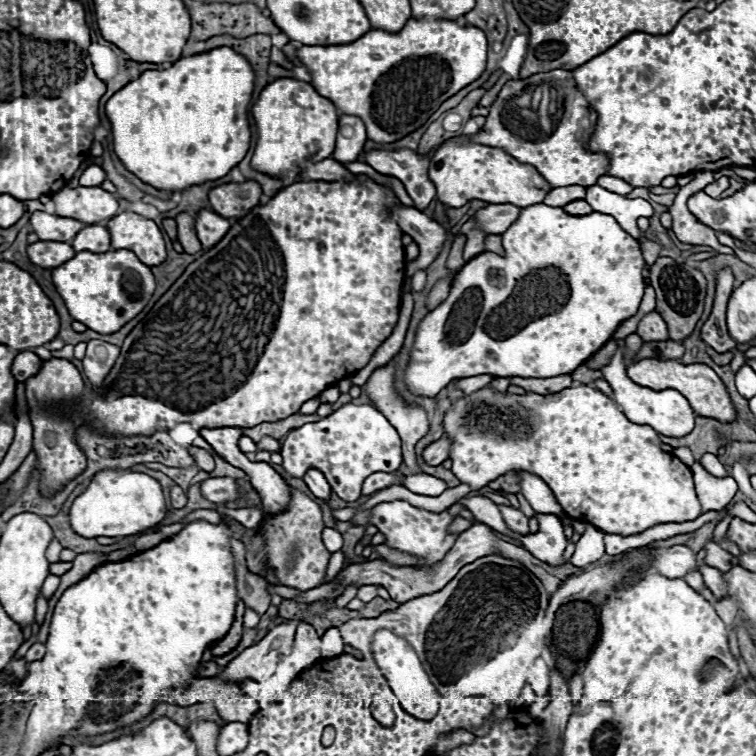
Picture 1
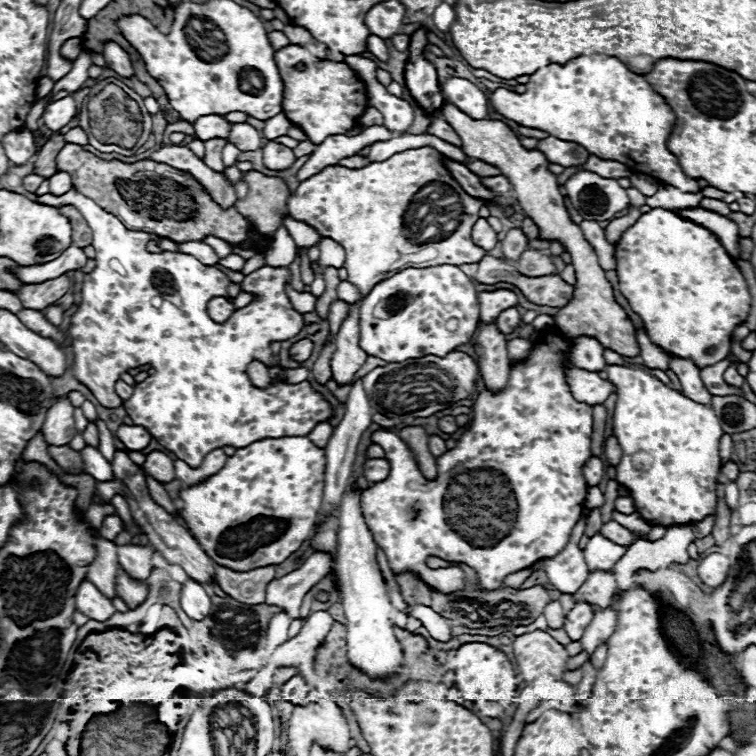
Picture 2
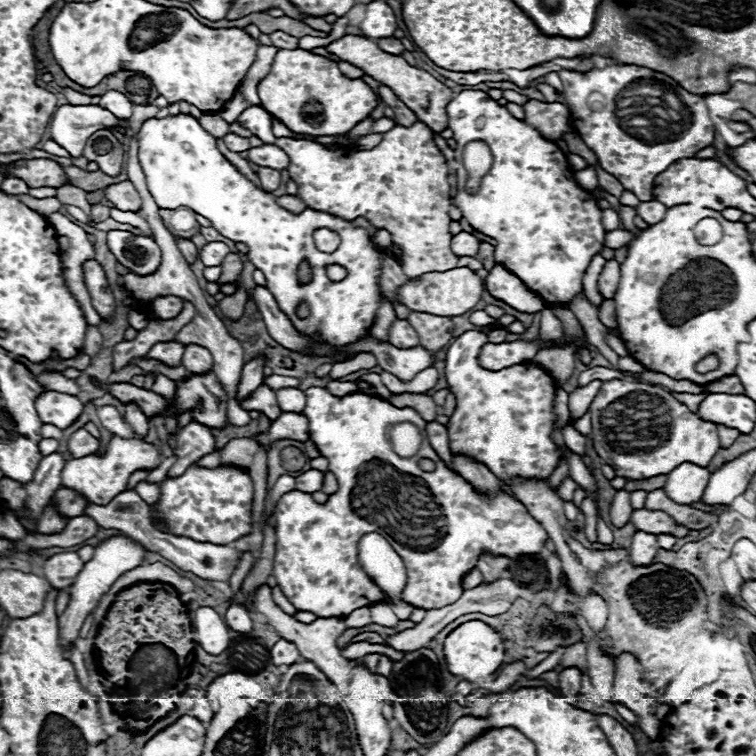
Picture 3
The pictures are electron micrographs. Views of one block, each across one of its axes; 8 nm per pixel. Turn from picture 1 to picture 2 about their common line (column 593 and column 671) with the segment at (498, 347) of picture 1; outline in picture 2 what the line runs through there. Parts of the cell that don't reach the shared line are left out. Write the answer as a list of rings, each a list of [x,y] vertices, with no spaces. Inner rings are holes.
[[[654,208],[642,214],[636,220],[636,224],[622,234],[622,238],[616,242],[614,256],[620,292],[628,300],[630,308],[642,318],[644,330],[656,346],[660,346],[664,352],[672,356],[690,358],[698,368],[708,368],[724,360],[732,352],[732,332],[738,324],[746,320],[752,296],[740,268],[724,250],[716,234],[674,212]],[[710,346],[716,348],[714,354],[706,354],[706,348]]]

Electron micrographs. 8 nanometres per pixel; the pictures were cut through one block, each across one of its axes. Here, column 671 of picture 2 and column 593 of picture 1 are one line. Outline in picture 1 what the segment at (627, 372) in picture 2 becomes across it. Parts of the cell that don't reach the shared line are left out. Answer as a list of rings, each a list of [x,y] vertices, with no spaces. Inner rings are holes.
[[[586,384],[546,396],[534,392],[500,394],[492,386],[480,388],[450,404],[444,414],[444,434],[450,438],[448,458],[452,460],[452,472],[460,482],[470,484],[472,490],[506,472],[524,470],[550,486],[568,516],[588,522],[606,534],[634,536],[656,524],[680,524],[702,514],[690,468],[660,448],[660,438],[650,426],[630,422],[610,396]]]

